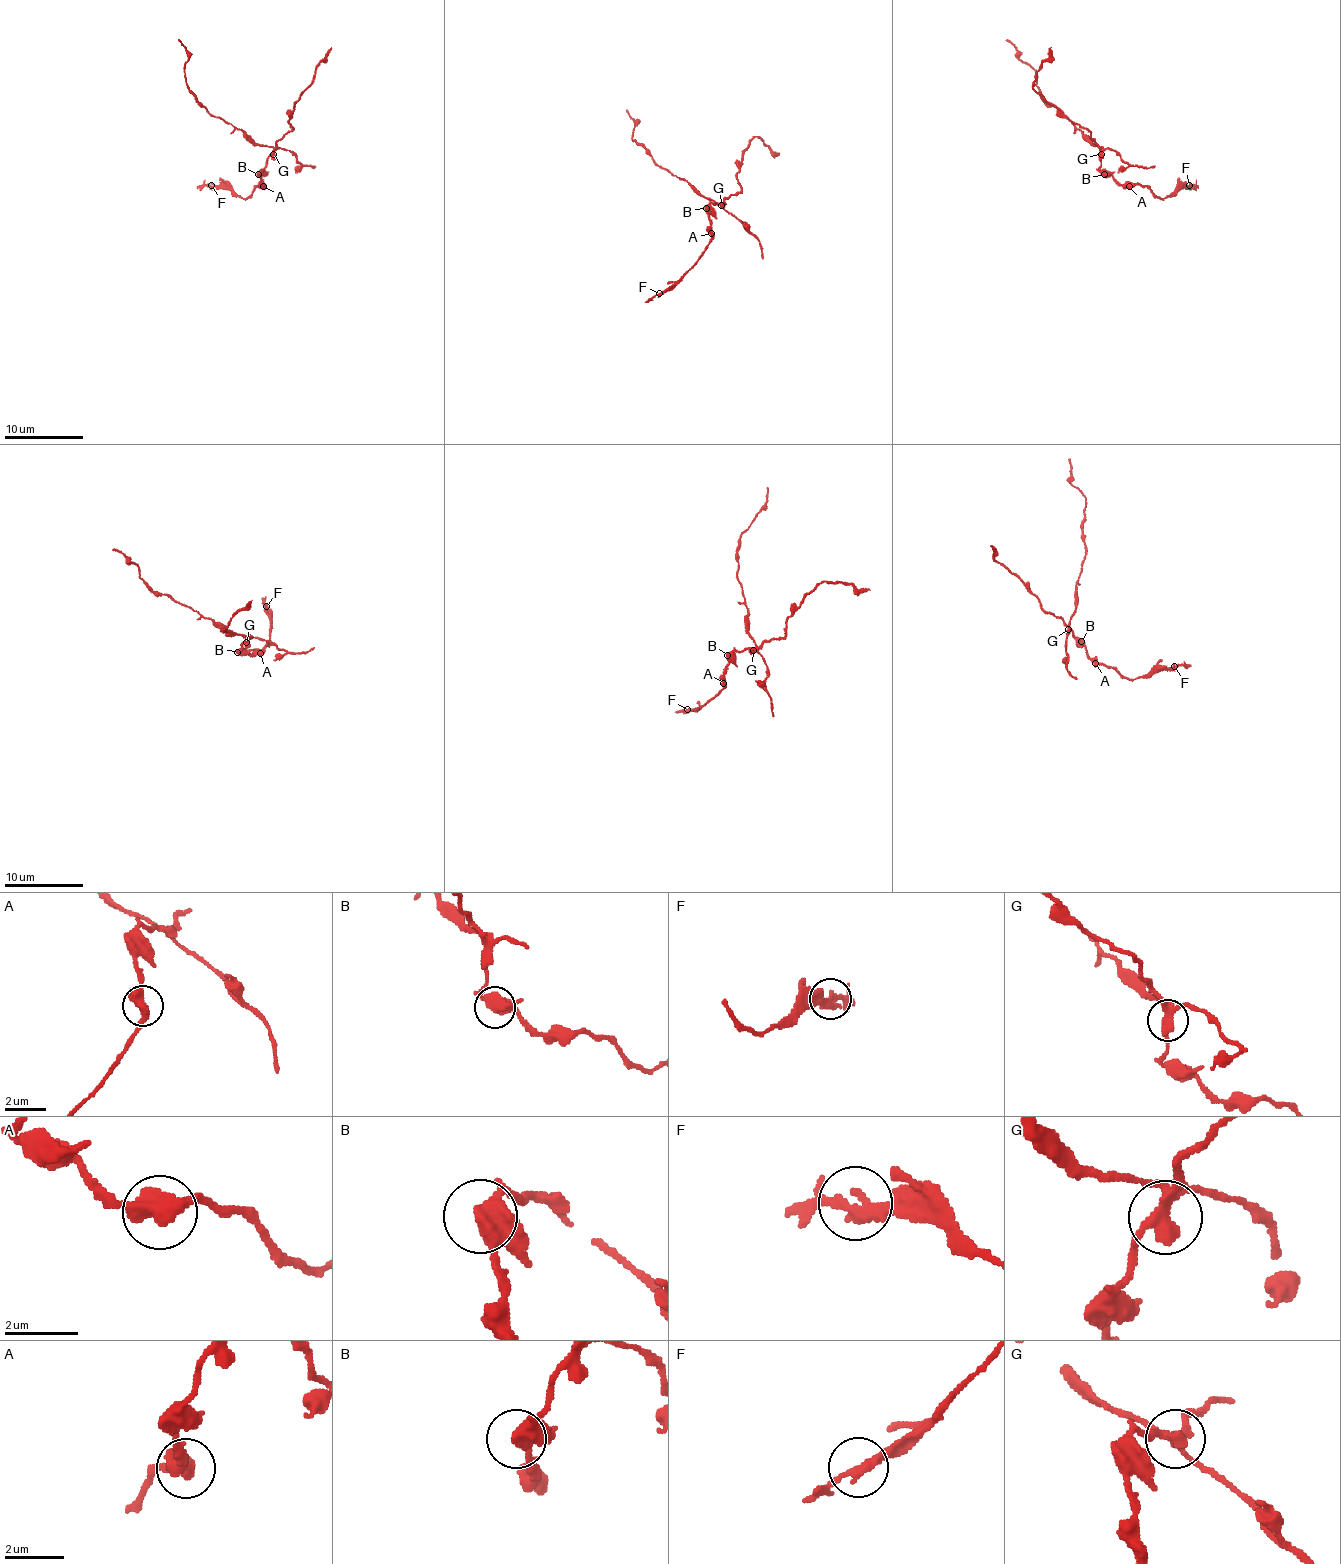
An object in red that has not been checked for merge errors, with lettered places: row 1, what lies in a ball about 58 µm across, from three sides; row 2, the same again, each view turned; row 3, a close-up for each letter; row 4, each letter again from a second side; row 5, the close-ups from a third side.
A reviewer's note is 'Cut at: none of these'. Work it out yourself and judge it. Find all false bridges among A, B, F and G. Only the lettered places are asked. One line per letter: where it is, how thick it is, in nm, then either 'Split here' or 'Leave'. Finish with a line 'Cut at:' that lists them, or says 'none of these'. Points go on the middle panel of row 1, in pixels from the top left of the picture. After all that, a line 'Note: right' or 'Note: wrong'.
A: Place: (711, 233). Thickness 460 nm. Leave
B: Place: (706, 208). Thickness 440 nm. Leave
F: Place: (659, 293). Thickness 300 nm. Leave
G: Place: (721, 205). Thickness 320 nm. Split here
Cut at: G
Note: wrong

